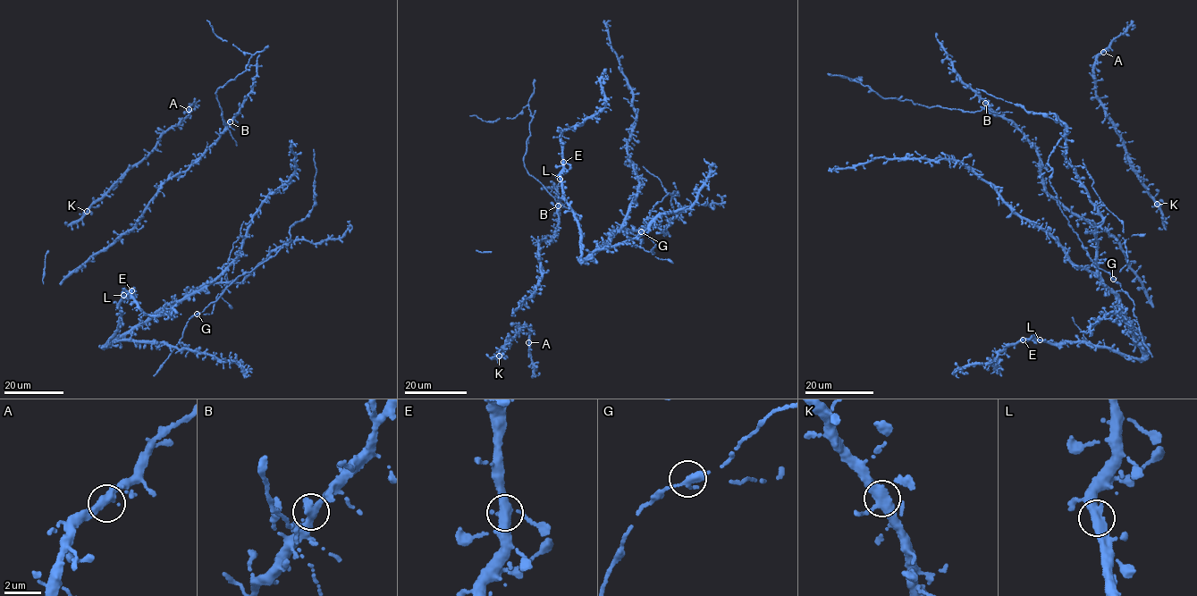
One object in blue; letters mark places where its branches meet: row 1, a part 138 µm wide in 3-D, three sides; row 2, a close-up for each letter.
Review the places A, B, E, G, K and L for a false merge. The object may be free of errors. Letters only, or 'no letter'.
no letter

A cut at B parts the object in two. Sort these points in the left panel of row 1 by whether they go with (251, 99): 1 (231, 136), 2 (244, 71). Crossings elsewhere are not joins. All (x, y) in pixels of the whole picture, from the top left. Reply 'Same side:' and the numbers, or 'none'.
Same side: none

